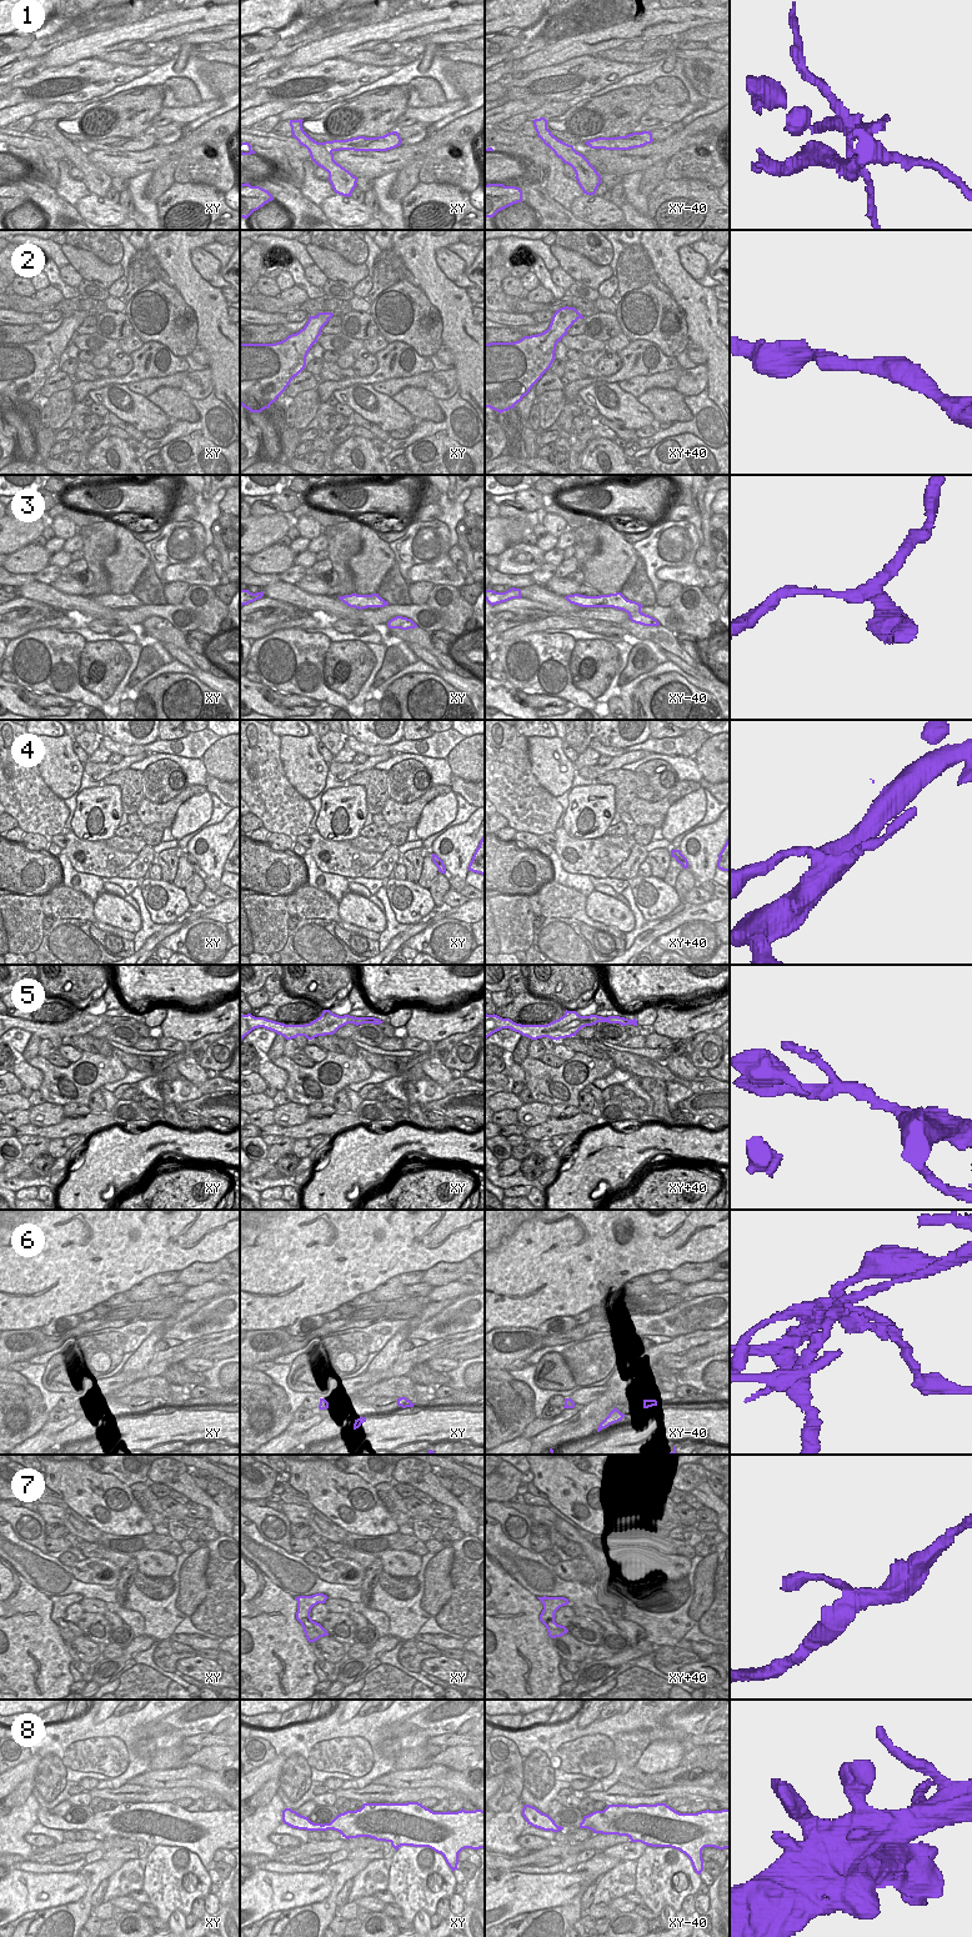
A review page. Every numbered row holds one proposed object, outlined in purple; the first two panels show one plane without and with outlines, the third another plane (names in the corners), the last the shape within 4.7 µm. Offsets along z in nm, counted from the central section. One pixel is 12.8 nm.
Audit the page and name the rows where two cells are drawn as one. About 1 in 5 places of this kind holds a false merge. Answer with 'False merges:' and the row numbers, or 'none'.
False merges: 1, 4, 6

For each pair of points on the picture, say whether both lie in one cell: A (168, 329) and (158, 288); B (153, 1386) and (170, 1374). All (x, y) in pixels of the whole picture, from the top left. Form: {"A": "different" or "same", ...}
{"A": "same", "B": "different"}

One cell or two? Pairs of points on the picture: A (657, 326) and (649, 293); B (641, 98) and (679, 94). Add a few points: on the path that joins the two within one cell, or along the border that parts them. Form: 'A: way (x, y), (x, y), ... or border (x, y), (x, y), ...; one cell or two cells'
A: way (657, 318), (657, 309), (654, 301); one cell
B: border (647, 86), (652, 104); two cells

